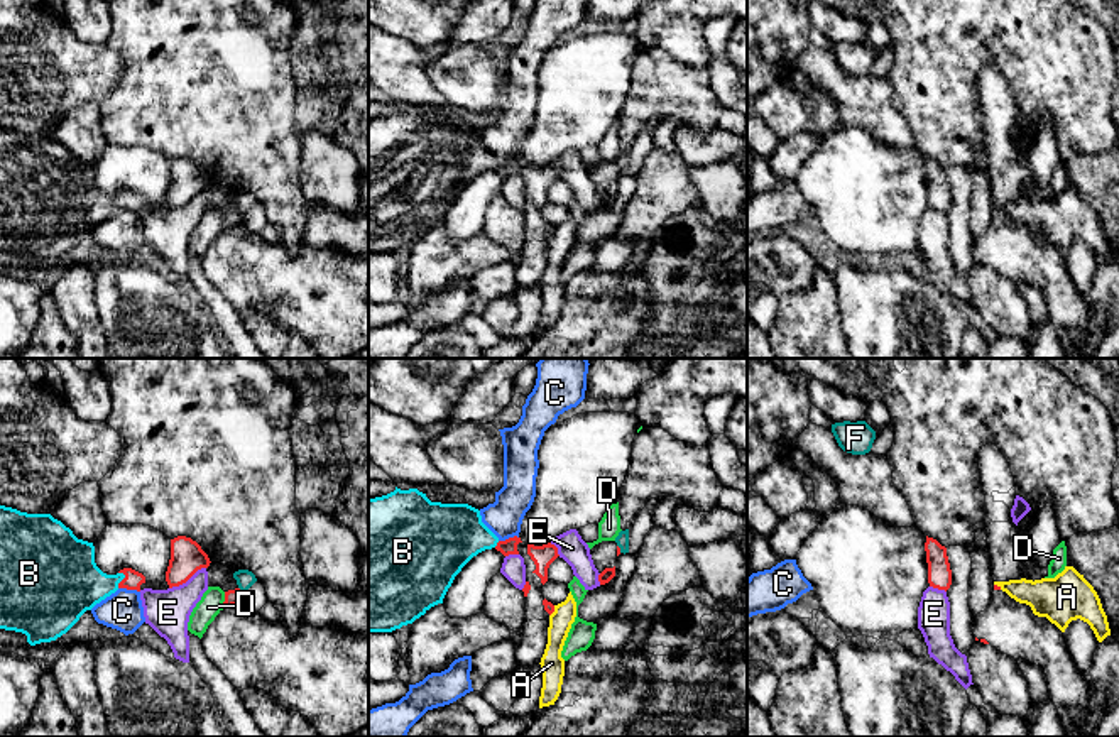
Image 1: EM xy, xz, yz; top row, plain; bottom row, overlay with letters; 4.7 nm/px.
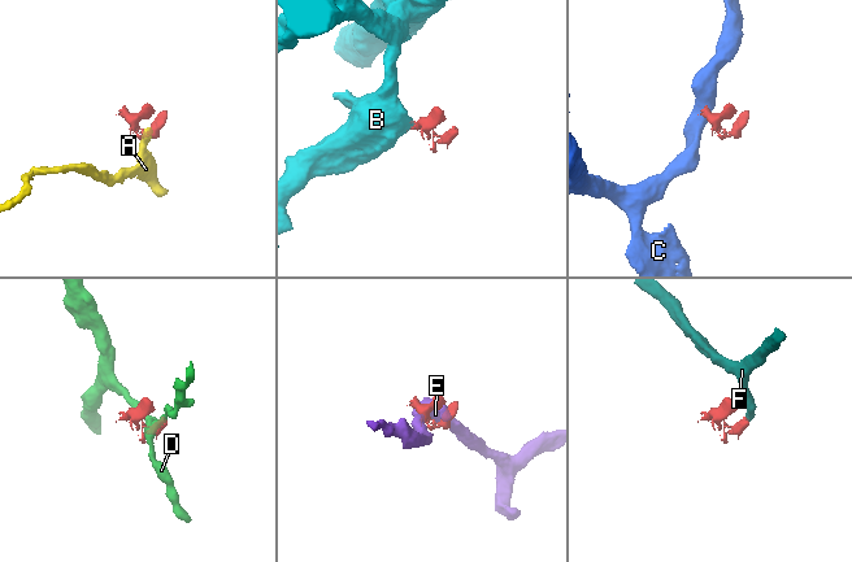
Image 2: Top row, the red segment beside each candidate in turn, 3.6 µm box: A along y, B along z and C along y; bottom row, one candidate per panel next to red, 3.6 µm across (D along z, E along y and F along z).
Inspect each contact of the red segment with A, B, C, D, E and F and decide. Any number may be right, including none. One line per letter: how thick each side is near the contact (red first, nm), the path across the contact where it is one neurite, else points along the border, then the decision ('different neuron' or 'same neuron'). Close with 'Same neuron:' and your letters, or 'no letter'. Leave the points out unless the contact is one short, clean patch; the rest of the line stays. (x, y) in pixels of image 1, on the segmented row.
A: calibres 50 and 110 nm; border xz (555, 605), (550, 616); different neuron
B: calibres 90 and 300 nm; way xy (132, 580), (122, 580), (70, 582); same neuron
C: calibres 90 and 190 nm; border xy (119, 587), (139, 592); different neuron
D: calibres 80 and 110 nm; border xy (225, 592), (223, 607); different neuron
E: calibres 160 and 220 nm; different neuron
F: calibres 80 and 90 nm; border xy (239, 587), (244, 594); different neuron
Same neuron: B

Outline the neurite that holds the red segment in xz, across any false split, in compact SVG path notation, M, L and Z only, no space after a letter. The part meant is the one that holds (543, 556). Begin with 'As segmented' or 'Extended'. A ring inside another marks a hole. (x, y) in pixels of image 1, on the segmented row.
Extended. M418 489L401 490L368 499L368 632L392 632L402 625L412 624L431 607L443 603L443 598L461 568L478 553L495 548L504 556L521 554L526 565L526 597L524 622L516 636L516 659L519 666L534 666L541 663L548 644L549 615L554 605L548 602L541 587L548 581L548 568L560 556L551 543L543 546L526 544L514 536L500 541L483 522L480 510L468 504L431 502Z

